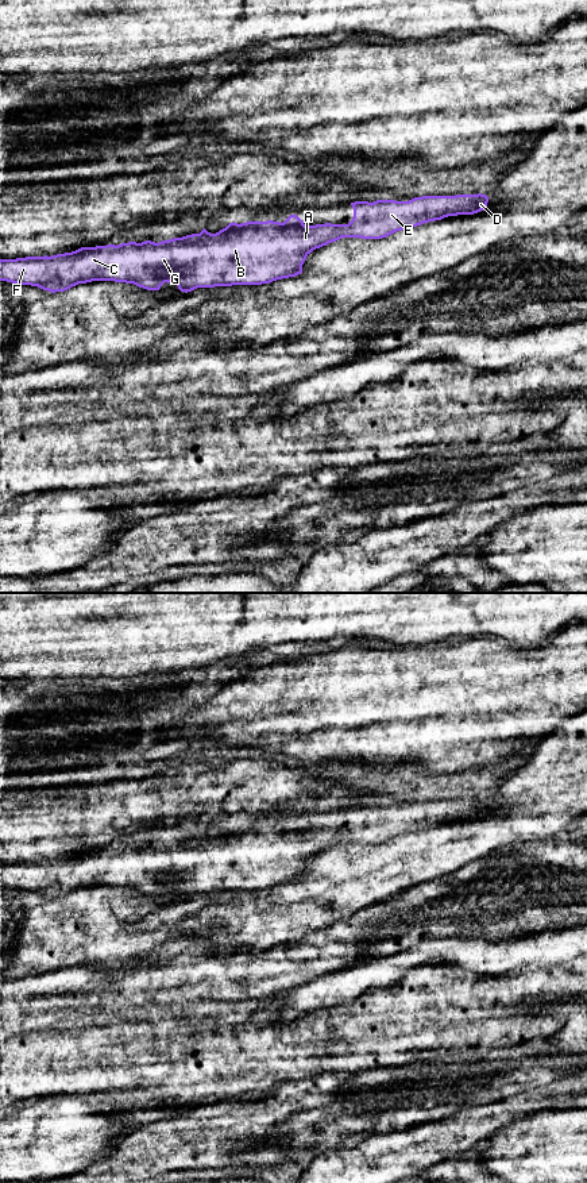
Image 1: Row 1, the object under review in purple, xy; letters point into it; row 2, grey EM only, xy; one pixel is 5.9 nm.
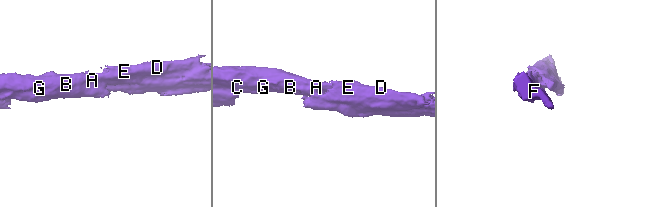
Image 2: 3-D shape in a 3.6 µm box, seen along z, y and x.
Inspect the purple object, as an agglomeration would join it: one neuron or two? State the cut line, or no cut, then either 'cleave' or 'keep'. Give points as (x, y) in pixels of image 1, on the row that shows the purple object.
no cut | keep

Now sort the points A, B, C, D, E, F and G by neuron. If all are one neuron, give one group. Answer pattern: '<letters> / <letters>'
A B C D E F G

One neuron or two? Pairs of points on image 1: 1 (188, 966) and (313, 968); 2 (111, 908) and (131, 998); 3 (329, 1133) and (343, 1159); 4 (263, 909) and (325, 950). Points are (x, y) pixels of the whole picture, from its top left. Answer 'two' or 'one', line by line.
1: one
2: two
3: two
4: two

